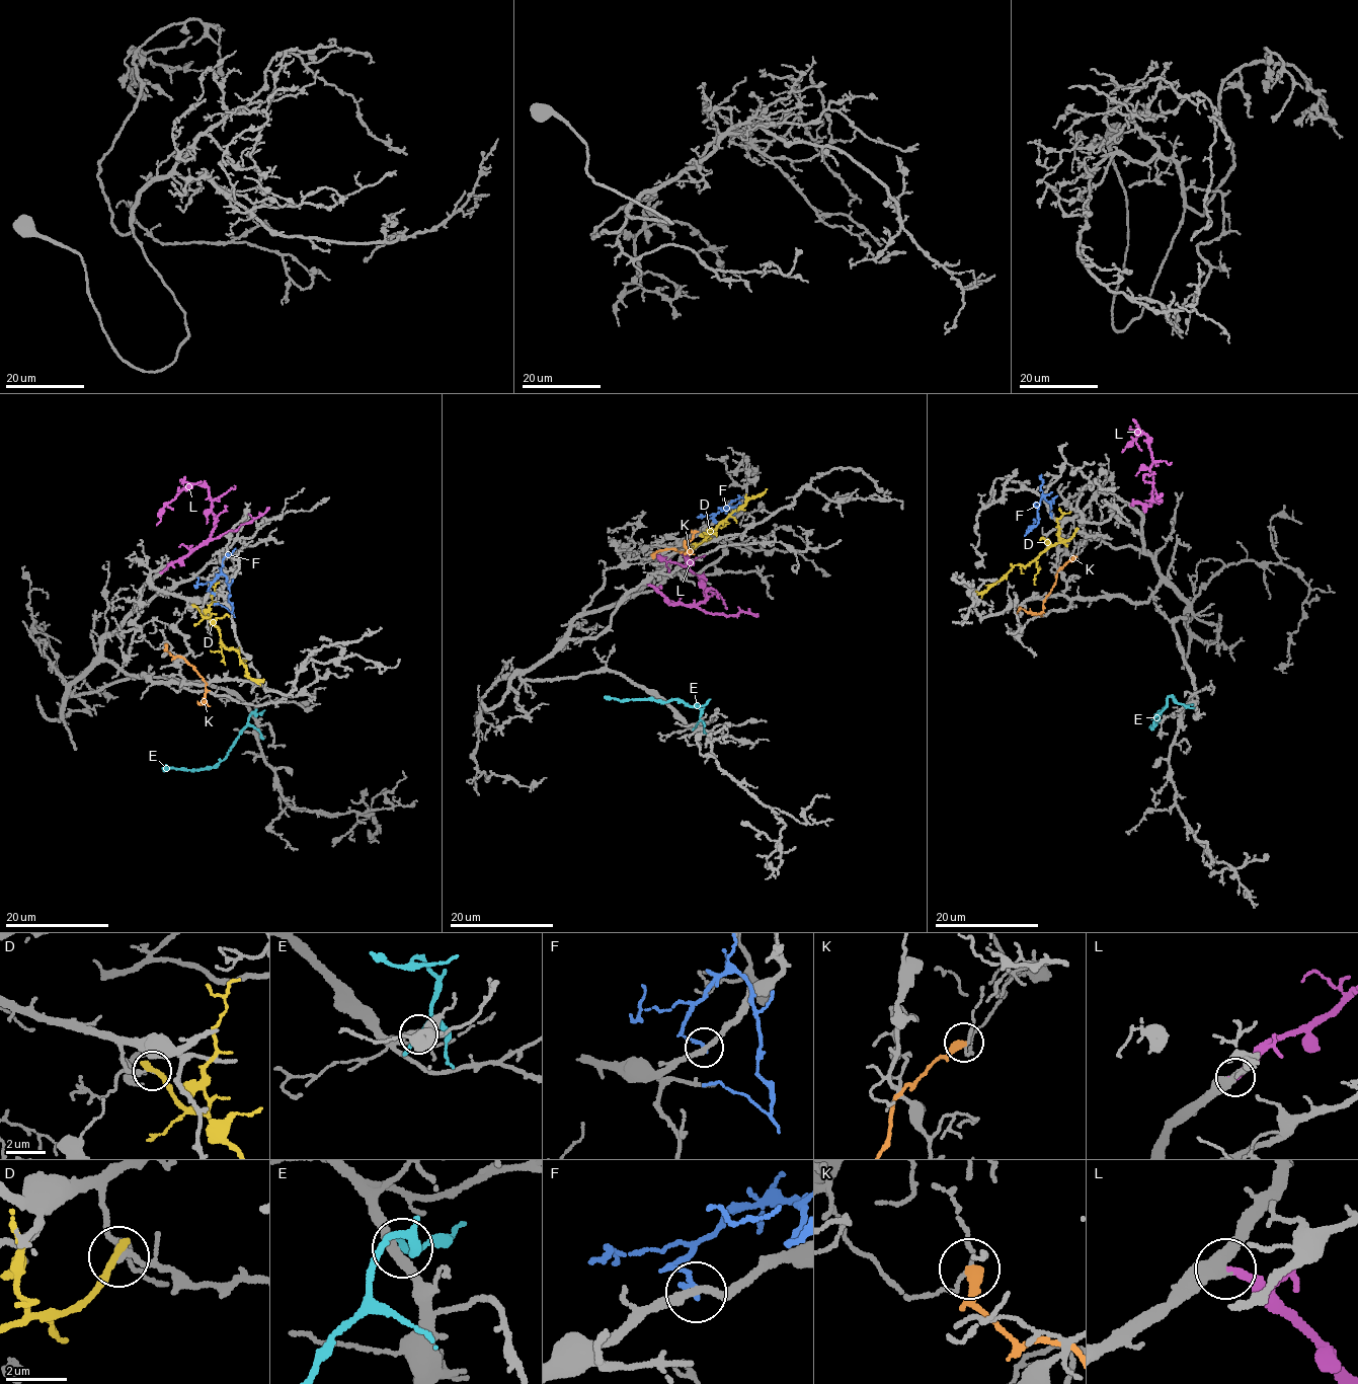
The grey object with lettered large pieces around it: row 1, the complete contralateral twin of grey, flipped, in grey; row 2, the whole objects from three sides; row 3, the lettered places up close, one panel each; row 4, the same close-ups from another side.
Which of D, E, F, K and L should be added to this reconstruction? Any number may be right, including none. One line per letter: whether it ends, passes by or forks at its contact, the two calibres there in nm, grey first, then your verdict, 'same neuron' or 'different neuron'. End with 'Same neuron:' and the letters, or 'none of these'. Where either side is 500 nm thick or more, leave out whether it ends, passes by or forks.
D: it ends there; 150 nm thick on the grey side, 320 nm on the other; different neuron
E: it forks there; 320 nm thick on the grey side, 130 nm on the other; different neuron
F: it ends there; 260 nm thick on the grey side, 170 nm on the other; different neuron
K: it ends there; 110 nm thick on the grey side, 400 nm on the other; different neuron
L: it ends there; 420 nm thick on the grey side, 260 nm on the other; same neuron
Same neuron: L

